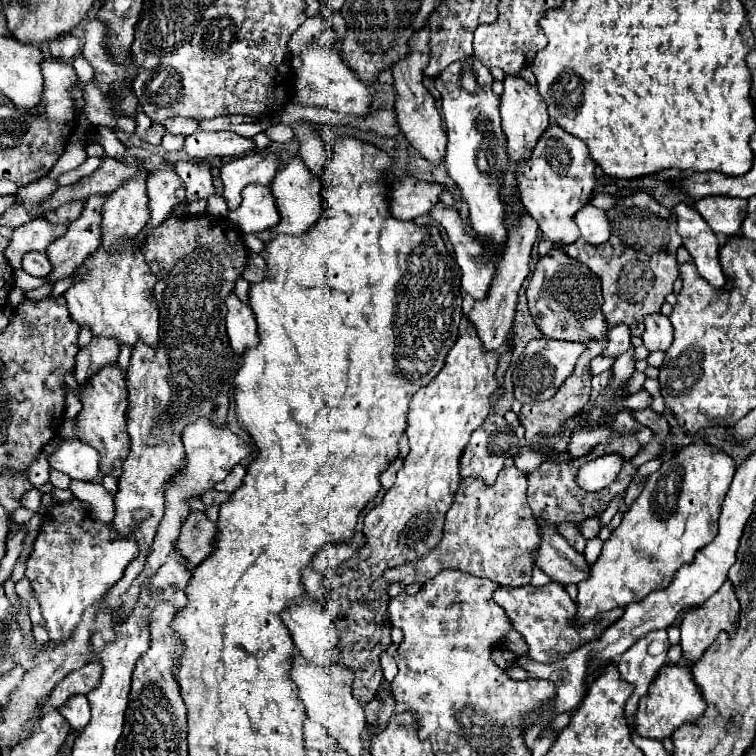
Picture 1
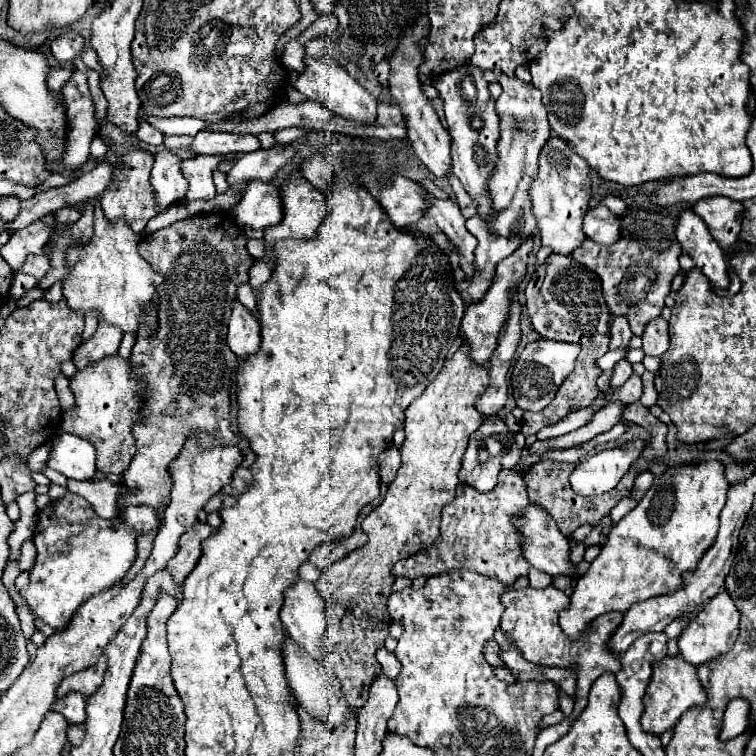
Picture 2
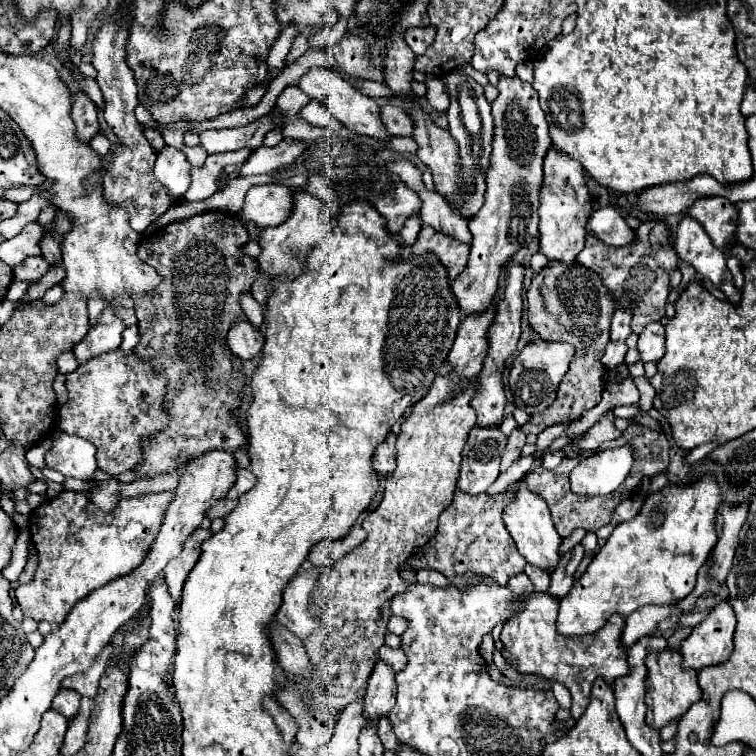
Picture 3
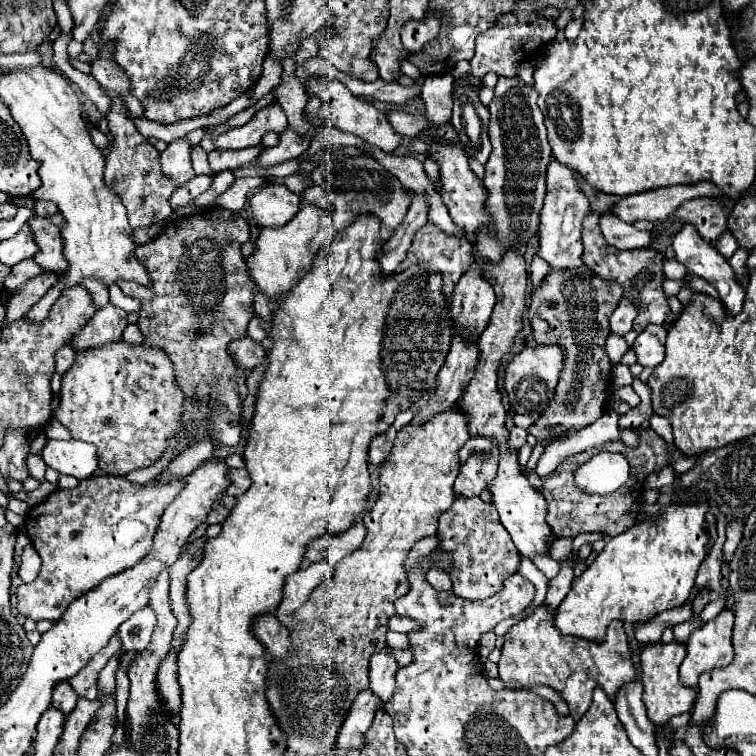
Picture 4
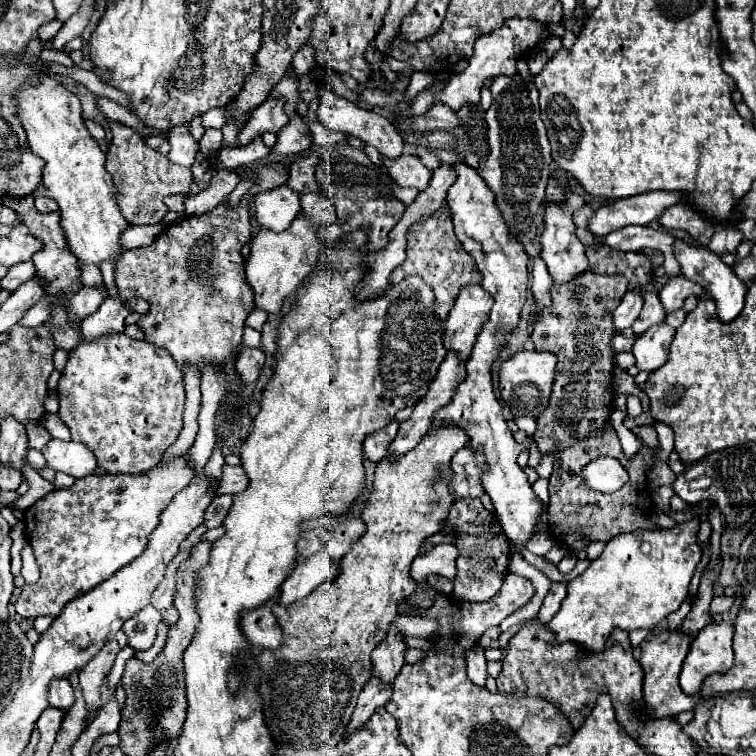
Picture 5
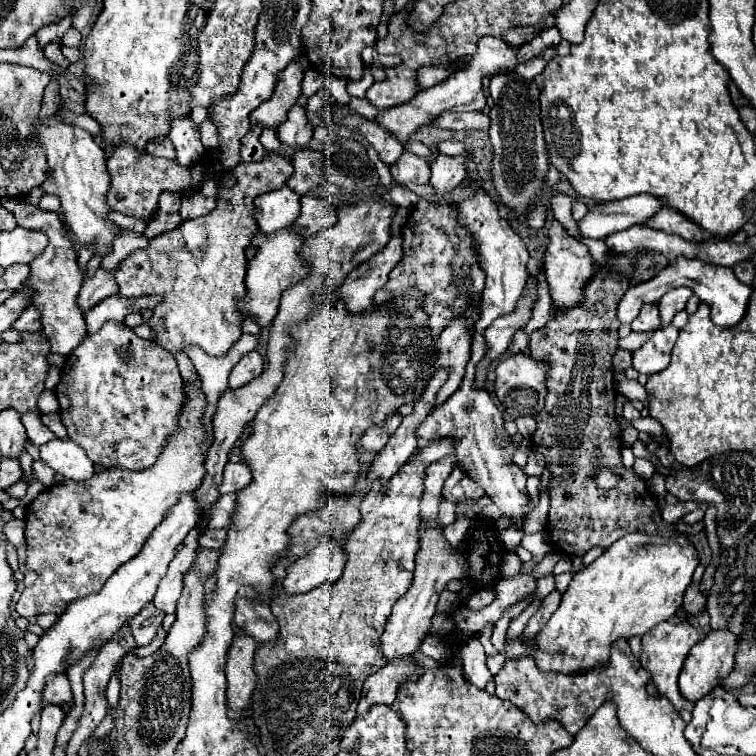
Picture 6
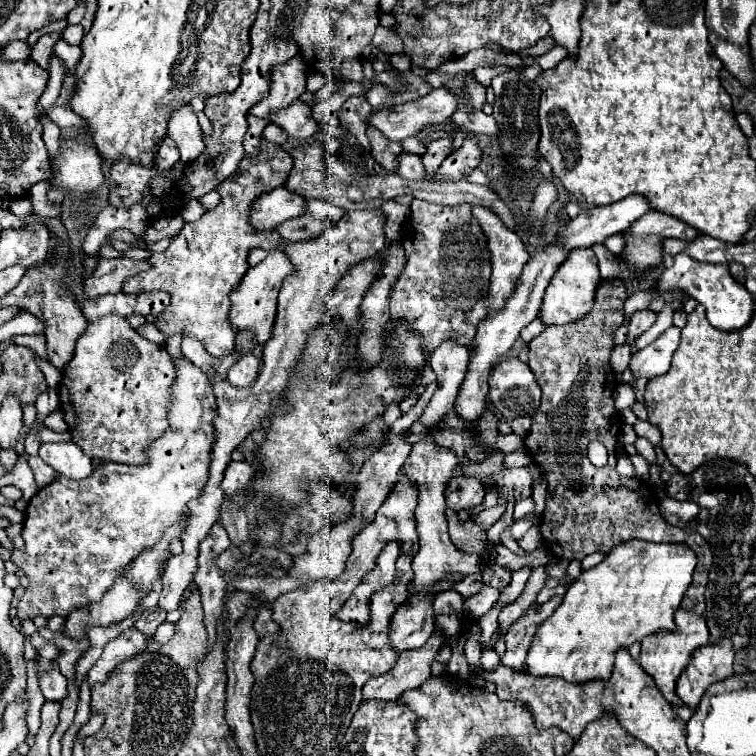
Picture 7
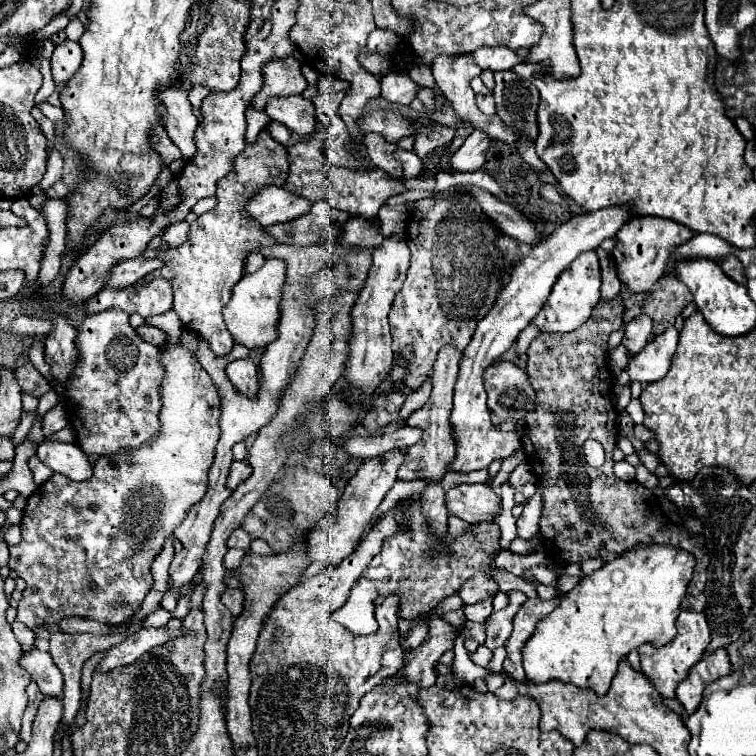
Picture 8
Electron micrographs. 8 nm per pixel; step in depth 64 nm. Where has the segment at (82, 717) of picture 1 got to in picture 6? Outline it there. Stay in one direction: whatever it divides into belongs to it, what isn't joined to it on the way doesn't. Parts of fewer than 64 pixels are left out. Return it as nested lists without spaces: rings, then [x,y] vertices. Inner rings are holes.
[[[50,674],[50,678],[46,678],[42,698],[48,704],[56,704],[56,706],[62,706],[62,704],[70,702],[72,692],[70,692],[70,682],[68,682],[66,674]]]

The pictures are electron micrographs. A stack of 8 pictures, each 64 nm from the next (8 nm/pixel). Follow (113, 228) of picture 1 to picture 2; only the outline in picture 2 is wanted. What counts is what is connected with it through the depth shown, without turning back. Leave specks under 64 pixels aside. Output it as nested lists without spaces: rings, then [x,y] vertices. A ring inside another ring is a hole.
[[[134,148],[130,154],[124,154],[120,158],[120,162],[116,164],[116,170],[114,170],[114,178],[100,198],[106,218],[116,220],[116,218],[124,216],[134,232],[142,232],[146,222],[158,214],[158,200],[154,198],[156,194],[150,186],[152,162],[154,162],[154,156],[144,148]]]

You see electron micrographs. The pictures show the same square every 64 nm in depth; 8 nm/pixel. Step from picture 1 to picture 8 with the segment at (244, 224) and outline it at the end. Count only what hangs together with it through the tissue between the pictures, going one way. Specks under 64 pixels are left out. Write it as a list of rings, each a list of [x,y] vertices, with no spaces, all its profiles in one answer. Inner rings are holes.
[[[260,186],[260,190],[256,190],[256,194],[246,204],[246,212],[262,226],[270,226],[300,218],[310,212],[310,206],[312,204],[306,198],[292,196],[284,188]]]

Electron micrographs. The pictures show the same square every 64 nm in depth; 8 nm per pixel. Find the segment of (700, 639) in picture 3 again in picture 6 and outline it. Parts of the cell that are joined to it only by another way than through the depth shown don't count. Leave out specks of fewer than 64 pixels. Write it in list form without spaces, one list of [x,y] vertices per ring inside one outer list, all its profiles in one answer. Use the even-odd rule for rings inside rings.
[[[722,630],[718,634],[708,632],[706,638],[690,650],[690,654],[684,662],[684,668],[682,668],[680,680],[678,680],[682,696],[690,702],[698,702],[702,696],[706,696],[714,686],[720,684],[720,680],[724,680],[732,672],[734,656],[736,656],[736,636],[732,632],[728,632],[728,630]]]

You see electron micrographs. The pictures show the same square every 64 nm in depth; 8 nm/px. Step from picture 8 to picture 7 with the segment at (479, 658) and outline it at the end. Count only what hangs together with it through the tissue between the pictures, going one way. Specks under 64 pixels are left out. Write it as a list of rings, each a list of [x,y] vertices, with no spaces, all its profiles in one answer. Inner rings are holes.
[[[492,648],[484,650],[484,652],[482,652],[482,656],[480,656],[480,666],[482,666],[484,670],[496,668],[496,666],[498,666],[498,662],[500,662],[500,658],[498,658],[498,654],[496,654]]]

